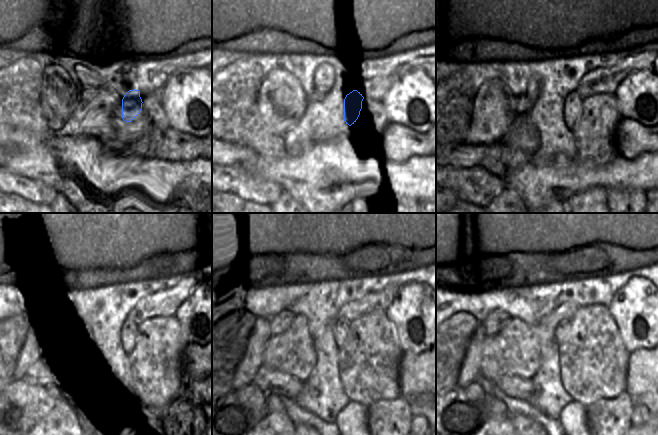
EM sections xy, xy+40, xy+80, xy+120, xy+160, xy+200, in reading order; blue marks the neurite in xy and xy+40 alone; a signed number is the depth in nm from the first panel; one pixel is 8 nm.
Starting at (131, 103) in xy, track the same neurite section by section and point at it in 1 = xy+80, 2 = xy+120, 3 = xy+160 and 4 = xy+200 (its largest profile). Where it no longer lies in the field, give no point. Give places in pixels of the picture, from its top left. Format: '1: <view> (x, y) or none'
1: xy+80 (573, 105)
2: xy+120 (128, 330)
3: xy+160 (341, 326)
4: xy+200 (562, 332)

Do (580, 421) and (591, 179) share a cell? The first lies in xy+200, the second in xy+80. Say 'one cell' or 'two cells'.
two cells

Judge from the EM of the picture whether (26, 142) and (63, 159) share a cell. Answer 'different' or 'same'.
same

